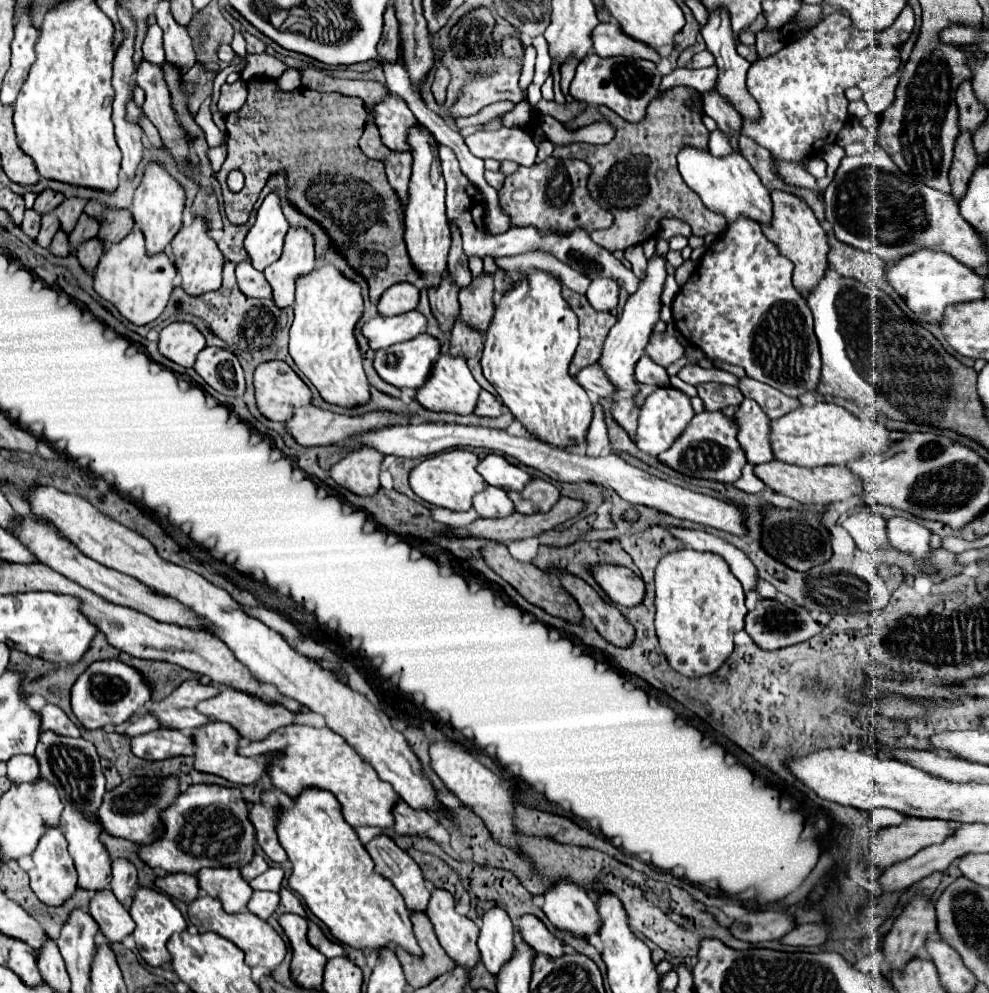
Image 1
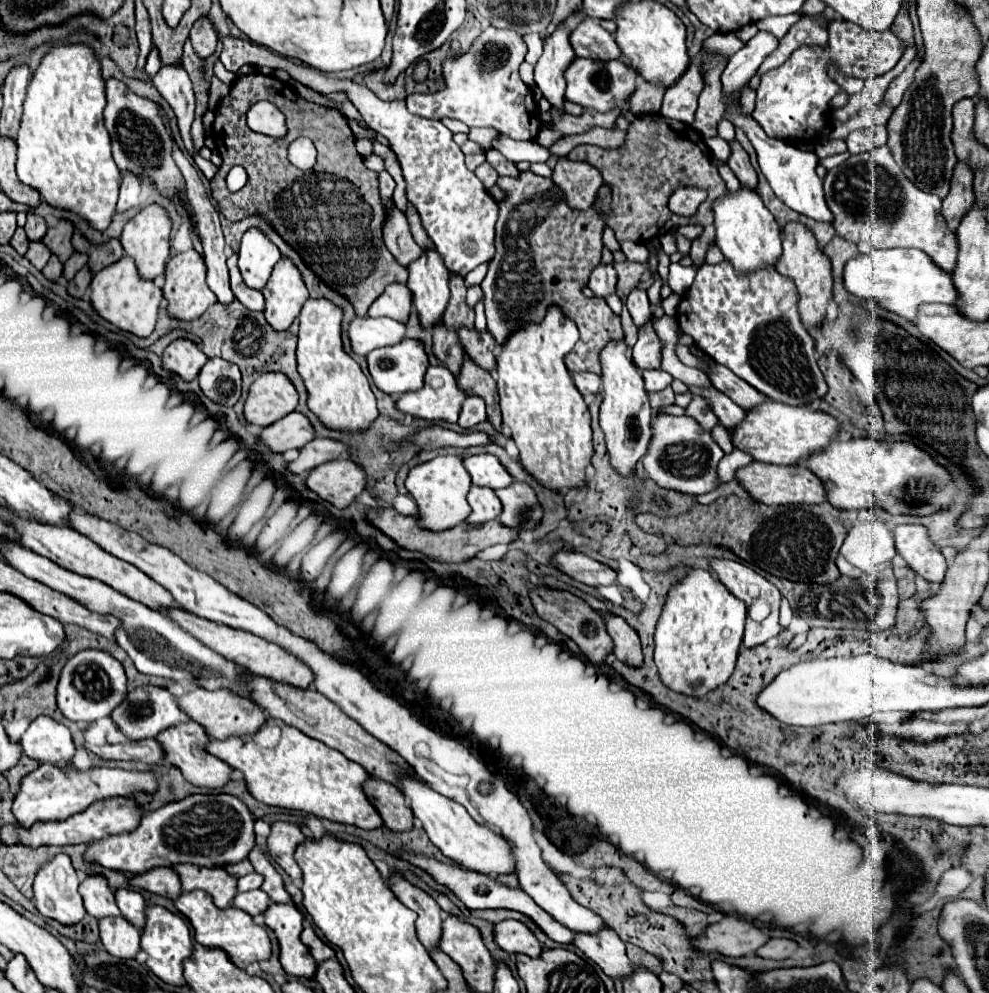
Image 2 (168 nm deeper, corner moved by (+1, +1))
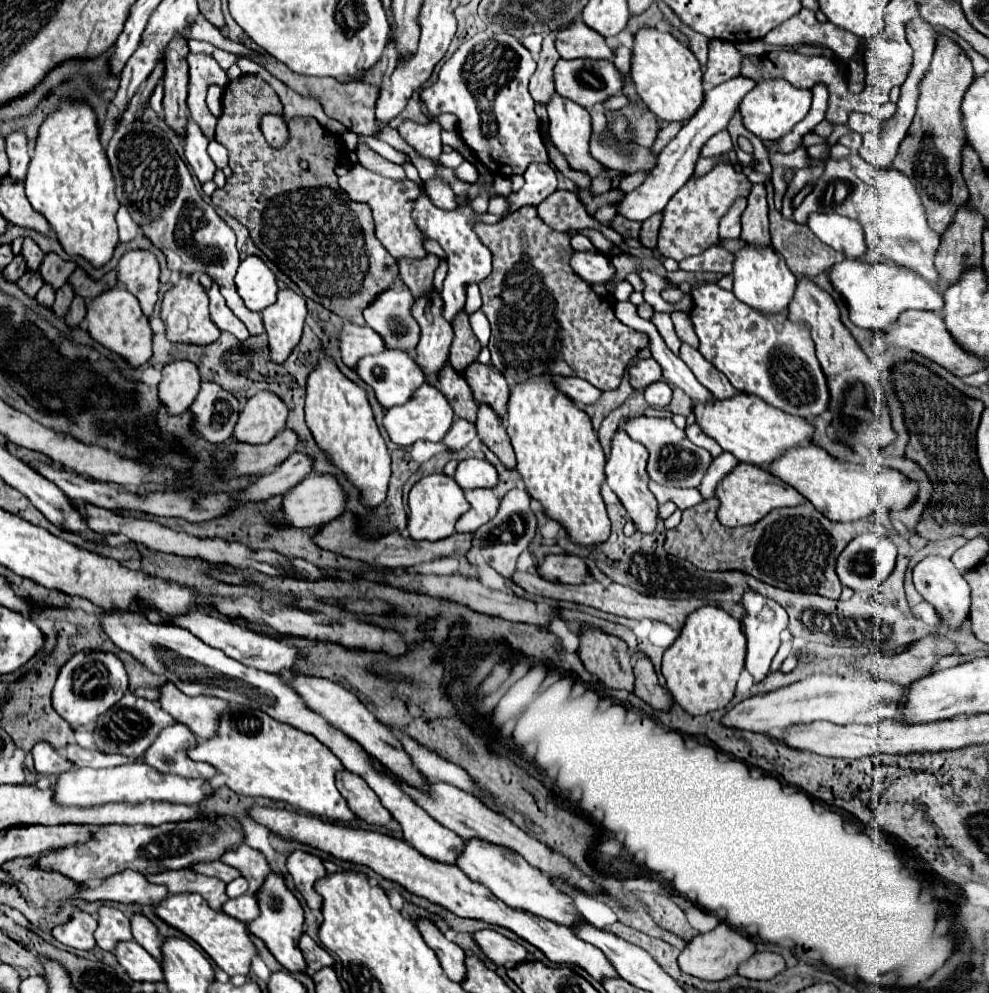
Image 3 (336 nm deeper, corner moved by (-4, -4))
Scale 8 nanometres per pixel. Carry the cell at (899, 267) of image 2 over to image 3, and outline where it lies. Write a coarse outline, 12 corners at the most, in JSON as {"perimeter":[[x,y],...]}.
{"perimeter":[[843,260],[829,268],[849,320],[887,330],[905,310],[939,312],[917,272]]}

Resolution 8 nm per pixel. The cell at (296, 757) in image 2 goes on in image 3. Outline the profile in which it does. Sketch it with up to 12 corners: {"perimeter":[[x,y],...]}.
{"perimeter":[[227,706],[187,750],[237,794],[353,820],[325,744]]}

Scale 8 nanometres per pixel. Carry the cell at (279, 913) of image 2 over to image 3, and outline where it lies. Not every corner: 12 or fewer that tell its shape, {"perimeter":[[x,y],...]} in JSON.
{"perimeter":[[279,874],[255,894],[247,926],[289,970],[305,972],[297,946],[303,908]]}

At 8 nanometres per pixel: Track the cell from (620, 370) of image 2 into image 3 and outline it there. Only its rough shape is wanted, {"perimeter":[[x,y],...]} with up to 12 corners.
{"perimeter":[[619,428],[607,484],[643,534],[657,526],[647,448]]}

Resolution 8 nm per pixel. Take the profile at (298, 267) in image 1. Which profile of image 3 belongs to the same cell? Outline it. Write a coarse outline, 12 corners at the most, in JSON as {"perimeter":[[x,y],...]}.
{"perimeter":[[281,290],[261,312],[271,360],[283,364],[301,340],[305,300]]}

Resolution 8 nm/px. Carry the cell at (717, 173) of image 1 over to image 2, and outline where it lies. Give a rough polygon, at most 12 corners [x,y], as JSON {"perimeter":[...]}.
{"perimeter":[[754,189],[714,199],[716,245],[736,271],[774,265],[780,227]]}

